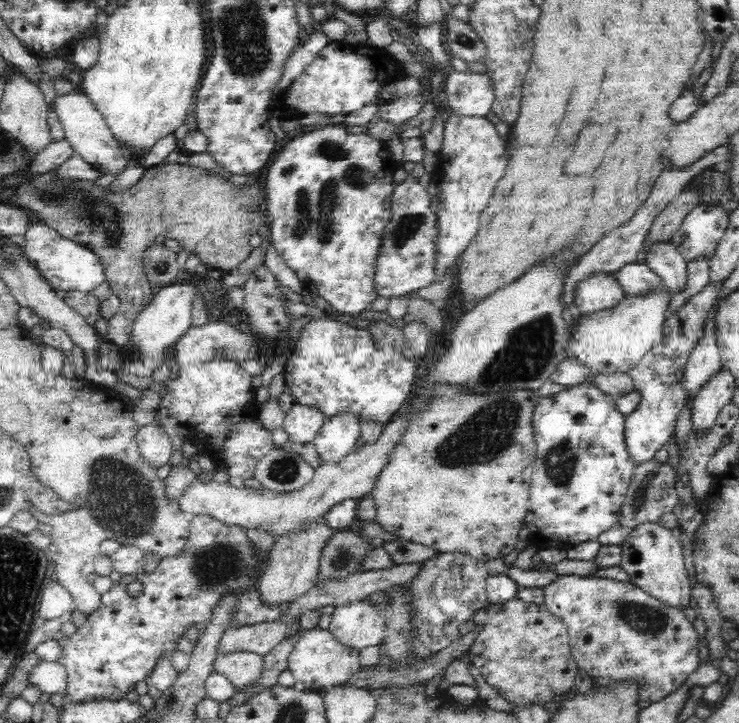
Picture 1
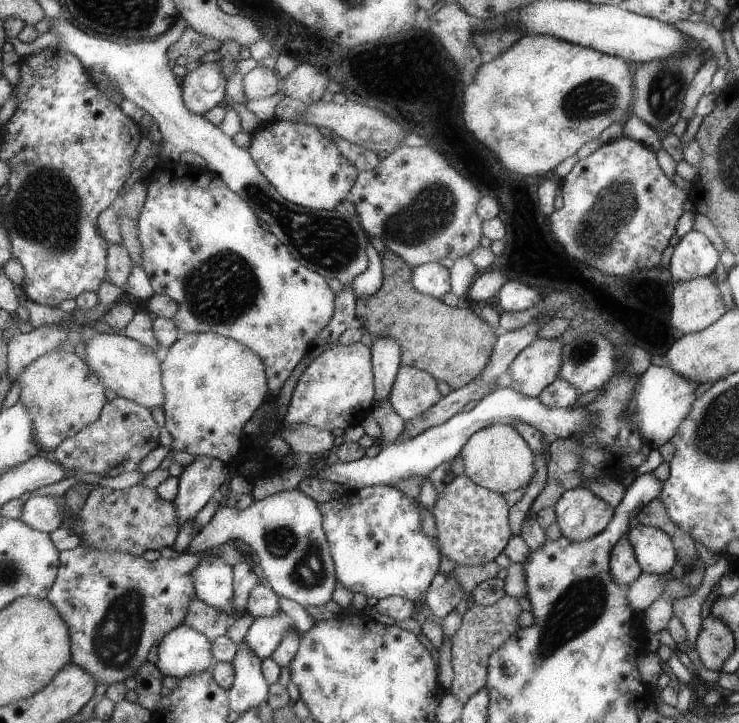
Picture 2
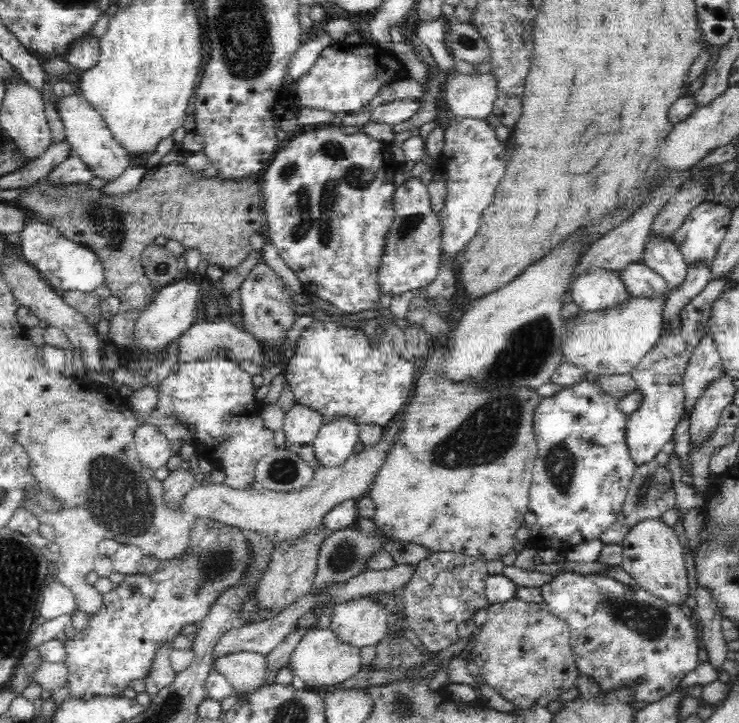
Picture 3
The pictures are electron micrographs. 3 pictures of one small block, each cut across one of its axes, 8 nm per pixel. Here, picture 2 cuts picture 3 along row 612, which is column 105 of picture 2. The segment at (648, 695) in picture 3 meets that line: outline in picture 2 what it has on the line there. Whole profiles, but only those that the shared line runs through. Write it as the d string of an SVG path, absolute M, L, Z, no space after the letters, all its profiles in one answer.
M81 545L59 553L59 568L56 580L49 589L46 599L57 608L69 628L71 640L71 662L85 669L100 689L113 682L124 681L145 663L149 649L180 626L185 618L189 604L196 598L194 593L193 570L206 557L206 552L185 553L174 559L157 558L144 561L121 551L100 551L95 548L84 549Z

